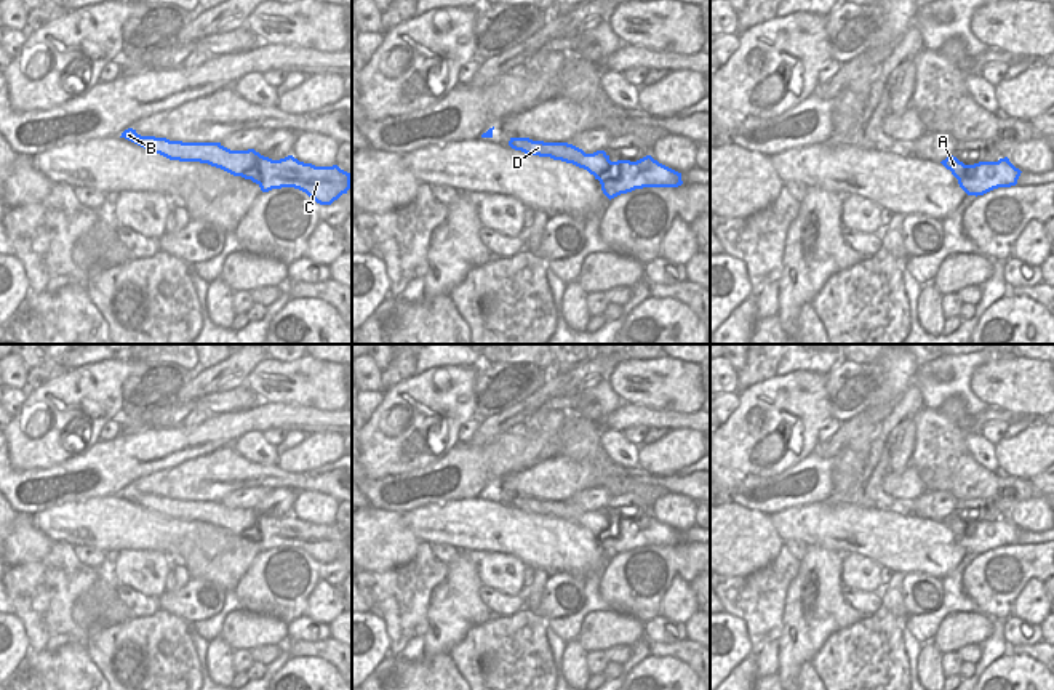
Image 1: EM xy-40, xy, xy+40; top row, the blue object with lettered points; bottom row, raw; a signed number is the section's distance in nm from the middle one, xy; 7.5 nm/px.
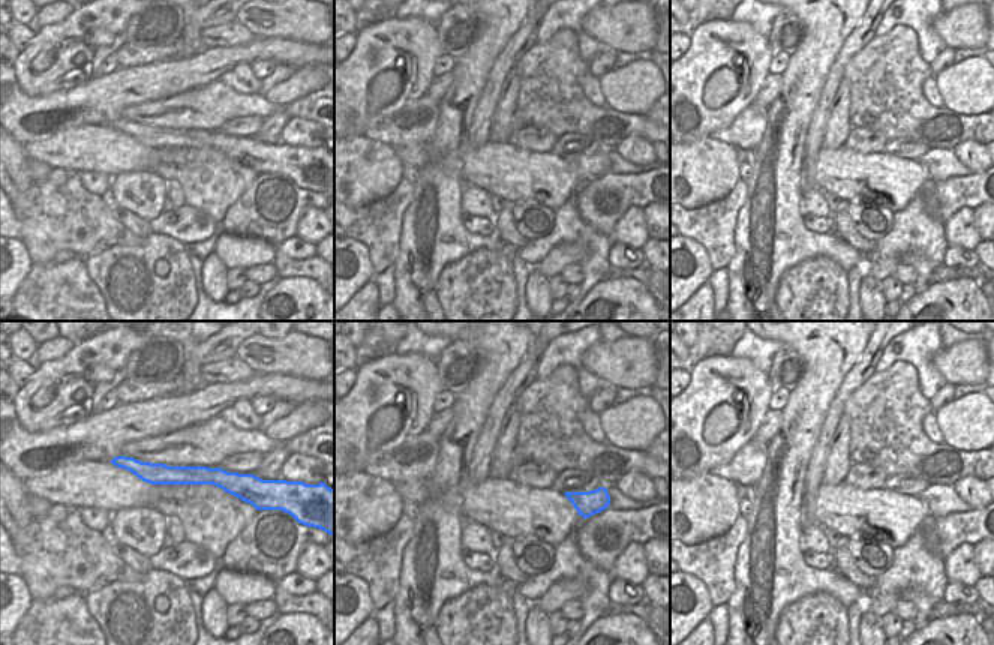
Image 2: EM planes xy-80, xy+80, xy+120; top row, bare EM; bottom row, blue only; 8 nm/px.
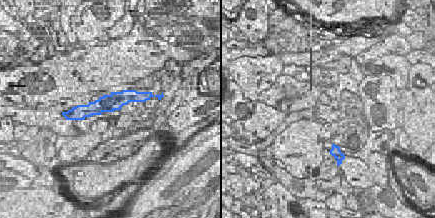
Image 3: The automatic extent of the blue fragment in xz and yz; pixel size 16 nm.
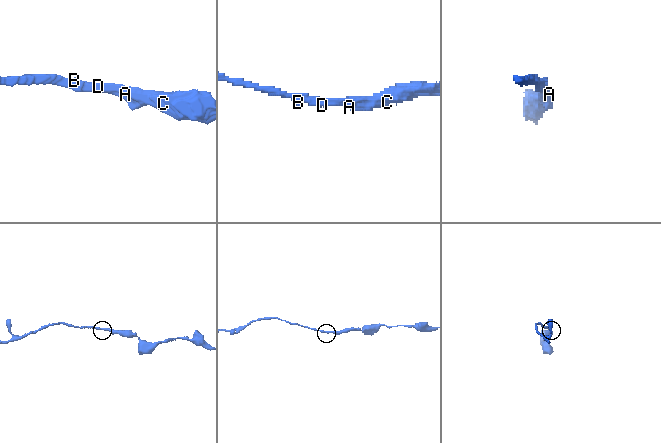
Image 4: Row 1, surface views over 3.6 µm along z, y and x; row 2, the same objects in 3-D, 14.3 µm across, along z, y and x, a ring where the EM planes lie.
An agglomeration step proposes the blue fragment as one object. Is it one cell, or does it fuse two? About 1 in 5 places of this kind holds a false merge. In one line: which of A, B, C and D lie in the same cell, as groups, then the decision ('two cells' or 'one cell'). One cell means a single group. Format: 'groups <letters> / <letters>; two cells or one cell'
groups A B C D; one cell

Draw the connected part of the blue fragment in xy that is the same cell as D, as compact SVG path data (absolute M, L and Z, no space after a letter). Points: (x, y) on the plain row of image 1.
M510 496L509 504L528 514L550 515L587 528L600 540L601 549L609 559L635 548L683 543L681 532L659 522L651 514L637 520L611 520L605 509L585 512L568 501L544 501L529 496Z

